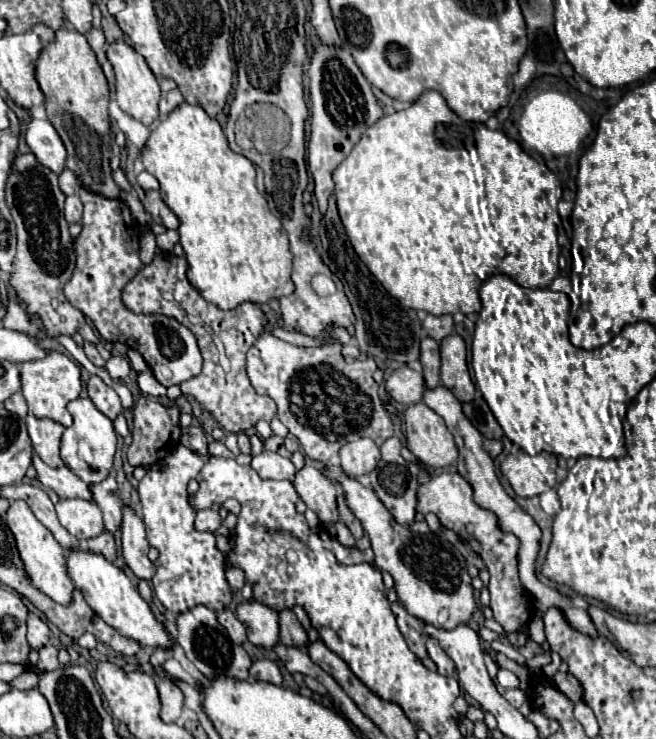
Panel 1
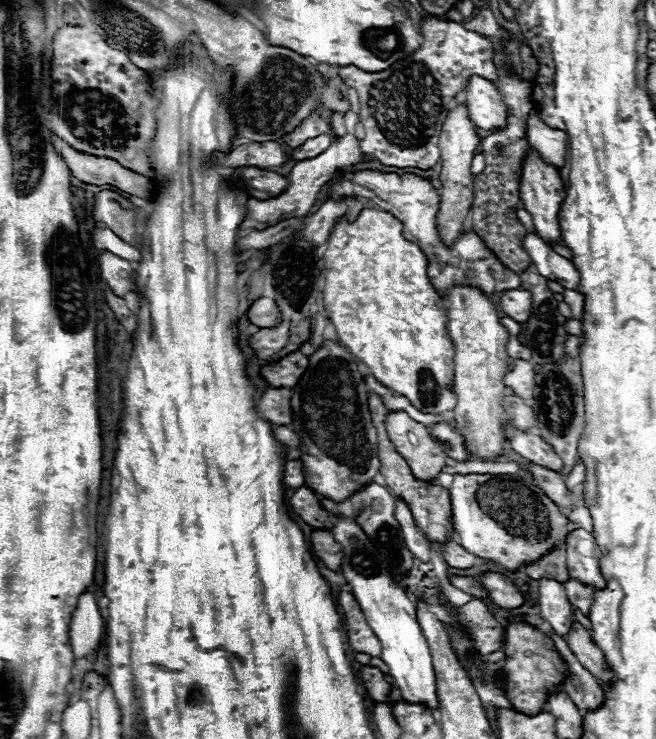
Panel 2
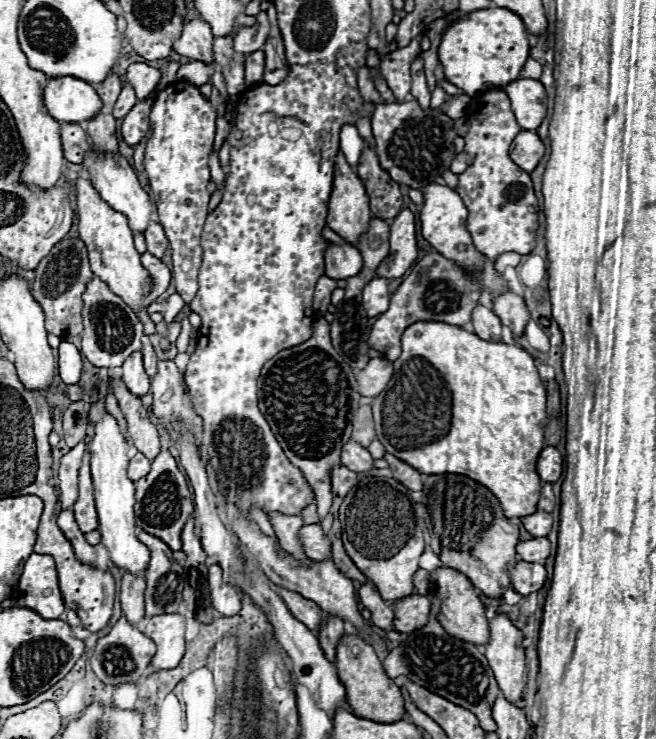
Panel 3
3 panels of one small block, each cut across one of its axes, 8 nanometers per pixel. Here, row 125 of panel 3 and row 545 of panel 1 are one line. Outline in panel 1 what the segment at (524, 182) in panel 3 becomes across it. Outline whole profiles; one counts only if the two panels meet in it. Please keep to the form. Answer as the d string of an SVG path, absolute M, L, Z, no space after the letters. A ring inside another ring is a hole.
M442 472L438 476L432 476L428 484L420 486L418 492L418 512L428 514L434 512L442 526L448 530L454 530L462 540L466 540L472 550L484 560L488 572L490 572L490 608L494 612L494 620L506 630L506 632L520 632L530 622L530 600L524 592L524 586L518 580L518 540L512 534L500 532L496 528L496 516L492 512L480 508L472 500L472 486L456 472Z

